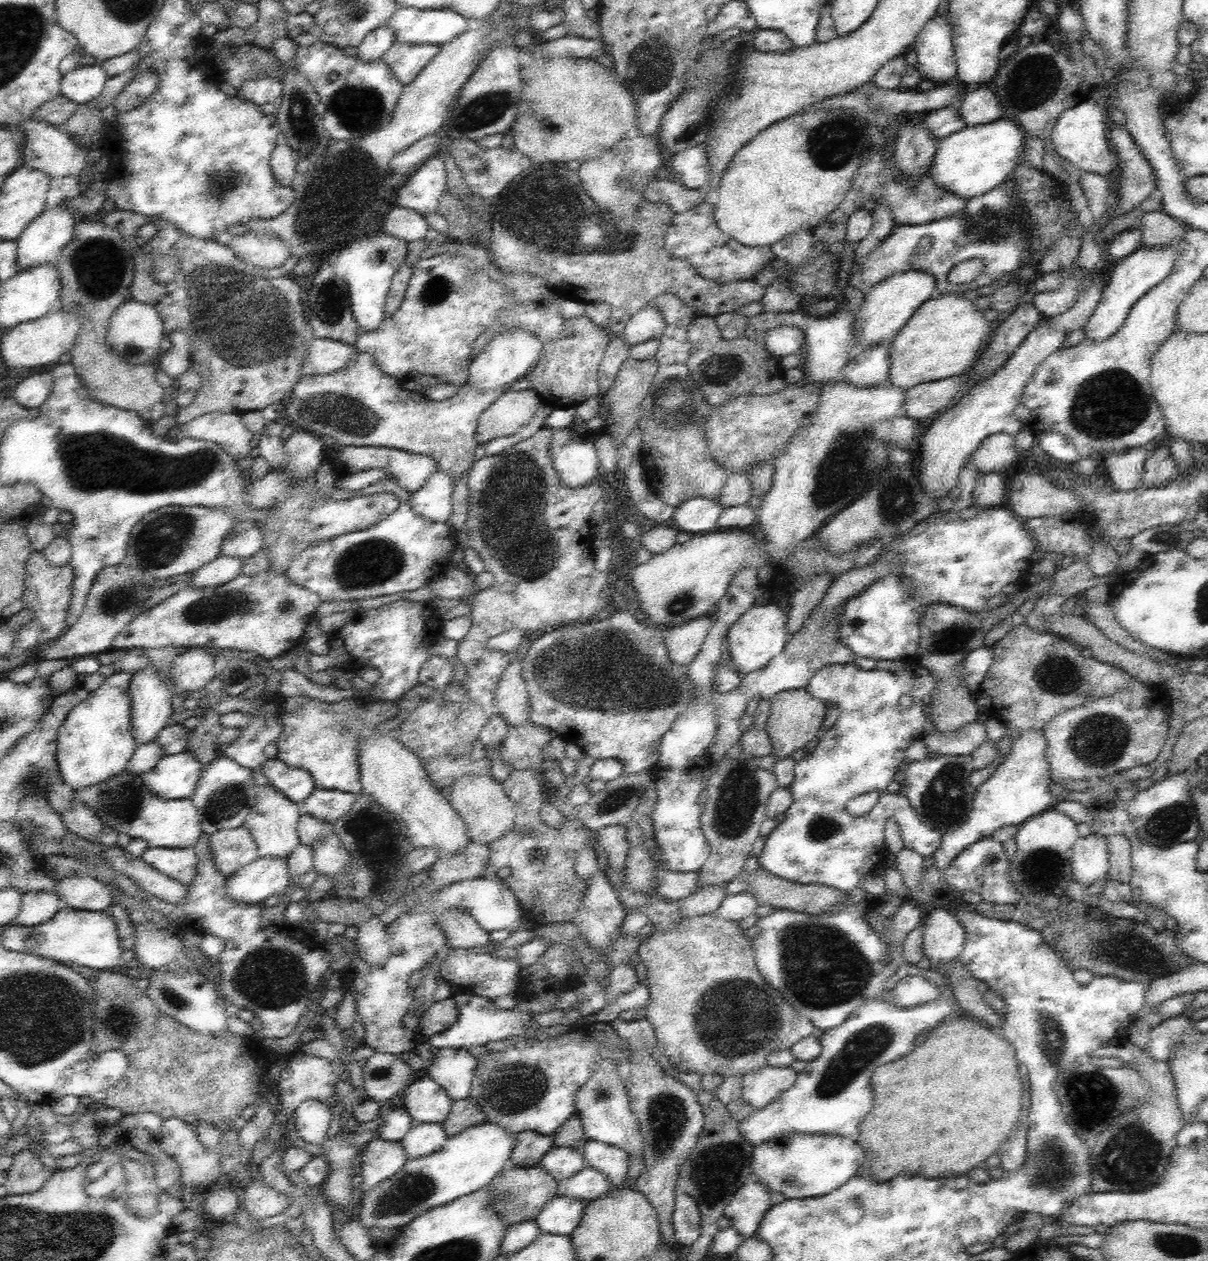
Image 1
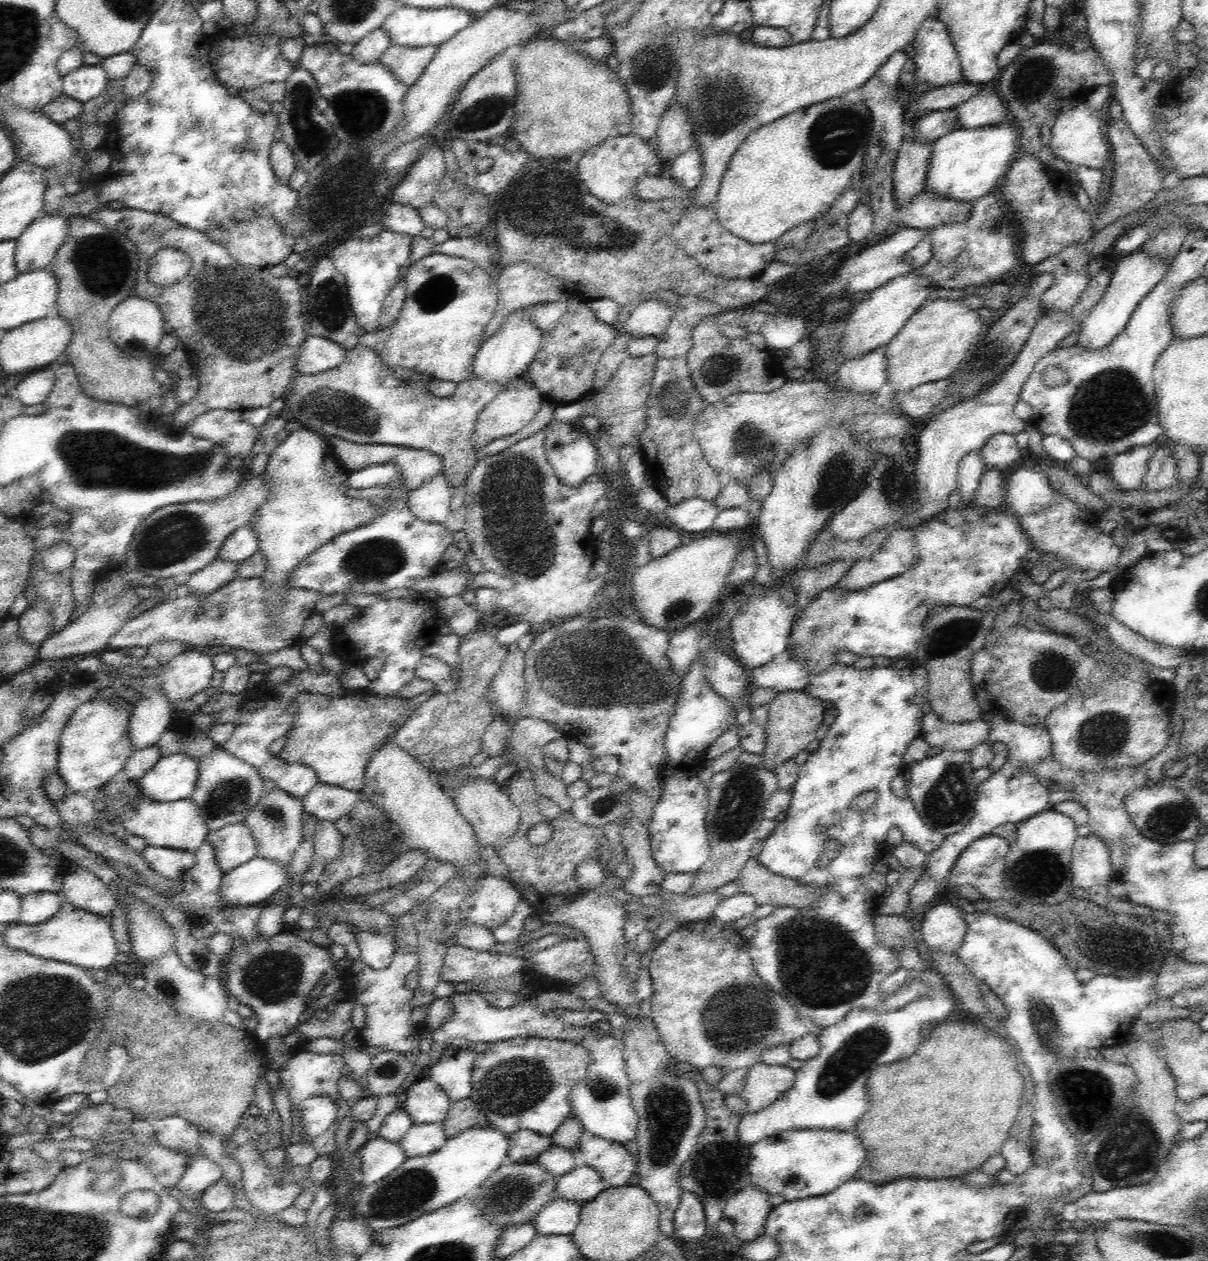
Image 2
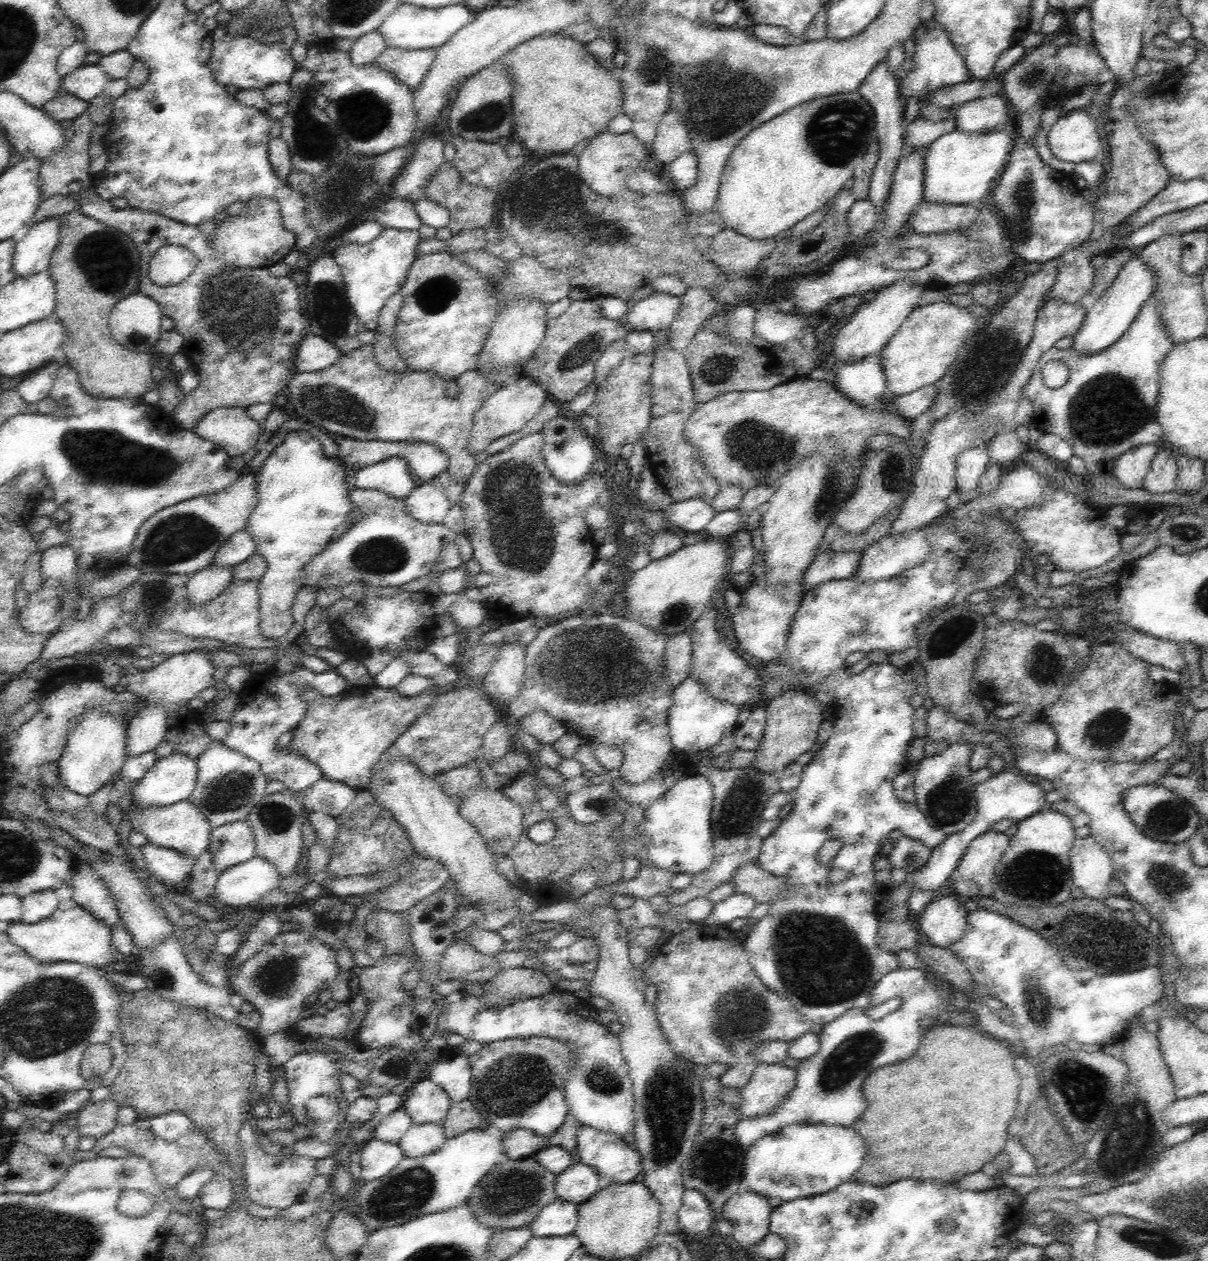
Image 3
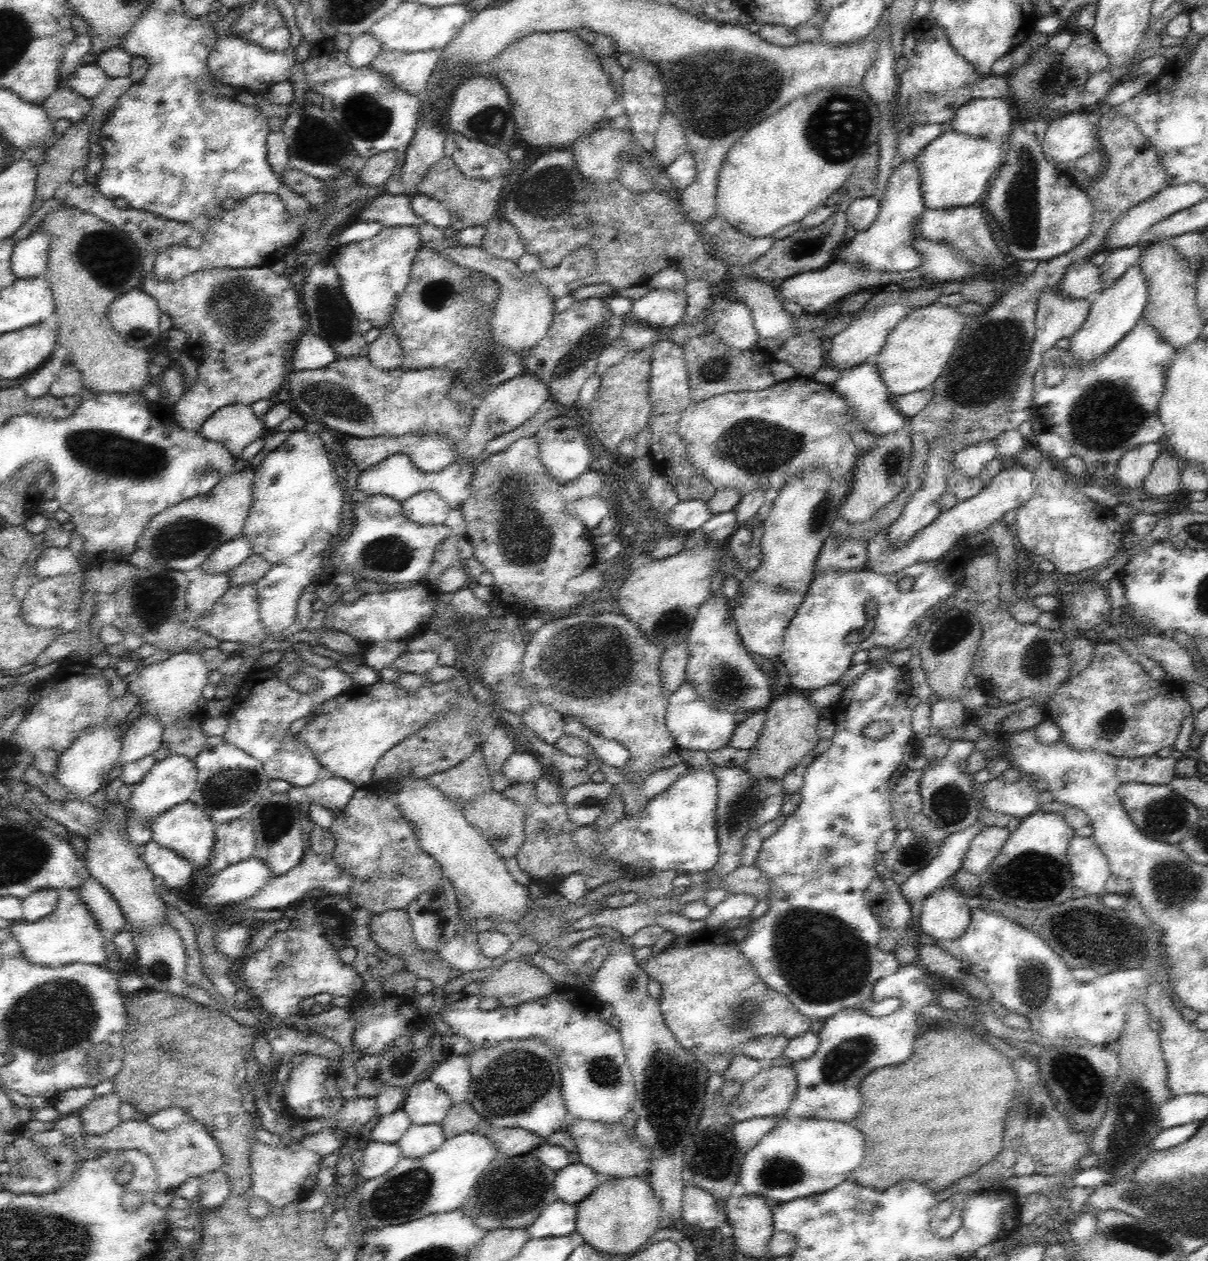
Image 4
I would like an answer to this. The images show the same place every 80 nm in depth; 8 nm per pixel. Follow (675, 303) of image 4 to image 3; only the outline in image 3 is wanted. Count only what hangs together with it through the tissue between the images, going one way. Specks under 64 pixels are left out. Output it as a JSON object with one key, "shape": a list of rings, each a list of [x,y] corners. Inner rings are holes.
{"shape":[[[656,291],[630,306],[625,323],[629,329],[648,332],[669,328],[676,320],[680,307],[680,297]]]}

